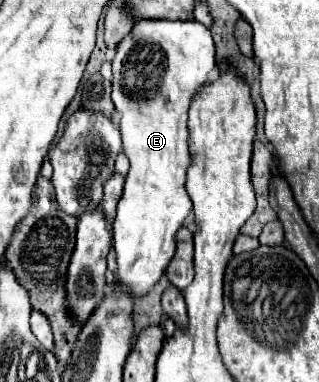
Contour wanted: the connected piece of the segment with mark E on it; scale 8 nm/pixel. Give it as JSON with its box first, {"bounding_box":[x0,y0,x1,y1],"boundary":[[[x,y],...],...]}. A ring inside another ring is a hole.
{"bounding_box":[113,21,215,297],"boundary":[[[135,21],[131,33],[117,45],[117,55],[113,59],[113,103],[115,103],[115,109],[121,117],[121,137],[123,137],[123,153],[127,155],[127,159],[131,161],[131,169],[129,169],[129,175],[125,177],[125,189],[123,189],[123,197],[117,205],[117,215],[115,215],[115,221],[113,221],[113,243],[115,243],[115,251],[117,251],[117,279],[123,287],[127,287],[133,297],[141,297],[145,295],[157,281],[159,277],[165,273],[165,267],[167,263],[171,261],[171,257],[175,255],[175,233],[179,231],[179,227],[183,225],[185,217],[191,213],[191,199],[185,191],[185,173],[187,173],[187,167],[189,167],[189,149],[187,149],[187,139],[189,139],[189,131],[187,131],[187,109],[189,109],[189,103],[191,103],[191,97],[195,95],[195,89],[199,85],[205,85],[211,81],[211,75],[215,71],[215,47],[213,47],[213,37],[211,37],[211,31],[201,25],[199,21]]]}

